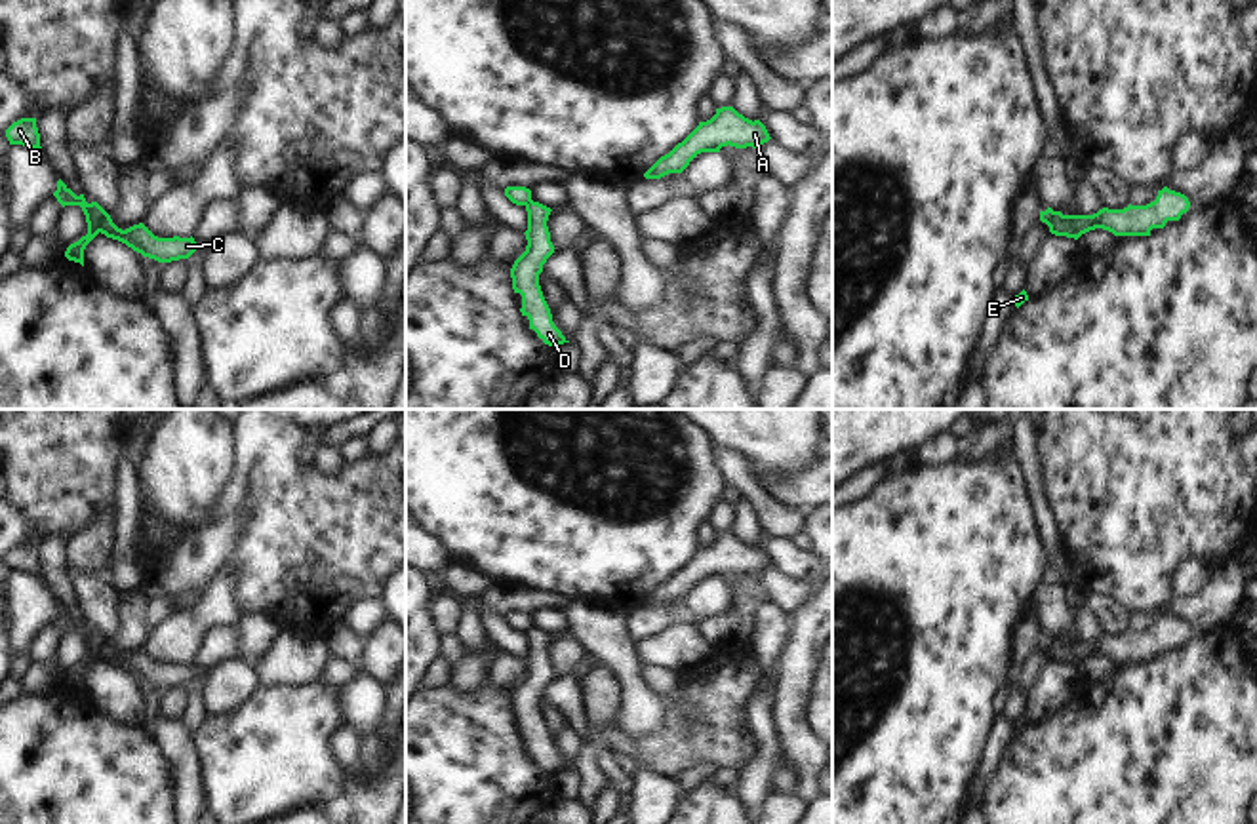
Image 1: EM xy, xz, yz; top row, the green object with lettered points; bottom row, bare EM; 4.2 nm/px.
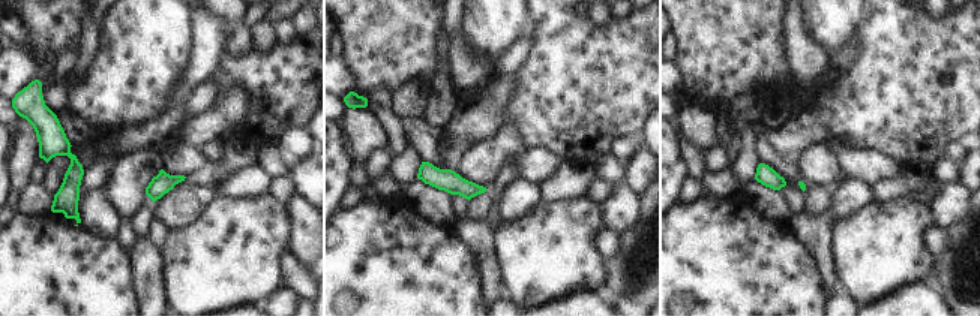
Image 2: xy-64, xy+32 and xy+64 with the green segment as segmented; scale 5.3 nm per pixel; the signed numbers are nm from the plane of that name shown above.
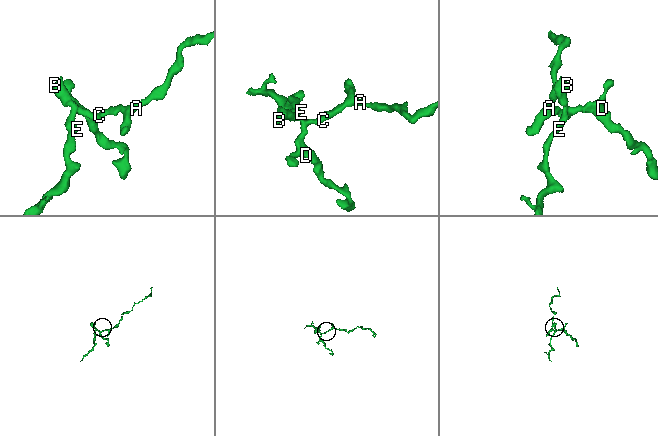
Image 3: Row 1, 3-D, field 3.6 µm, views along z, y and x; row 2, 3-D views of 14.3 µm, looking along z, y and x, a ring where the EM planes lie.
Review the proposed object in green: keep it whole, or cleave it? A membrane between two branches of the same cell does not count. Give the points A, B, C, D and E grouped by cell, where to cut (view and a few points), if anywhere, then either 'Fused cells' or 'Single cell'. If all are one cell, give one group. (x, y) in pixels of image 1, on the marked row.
Groups: A C D / B E. Split along xy (105, 212), (98, 231). Fused cells

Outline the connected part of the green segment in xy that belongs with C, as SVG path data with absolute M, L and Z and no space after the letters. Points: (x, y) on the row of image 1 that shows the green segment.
M109 213L103 217L99 232L158 263L189 259L198 249L192 236L158 238L143 223L122 230L112 223Z

